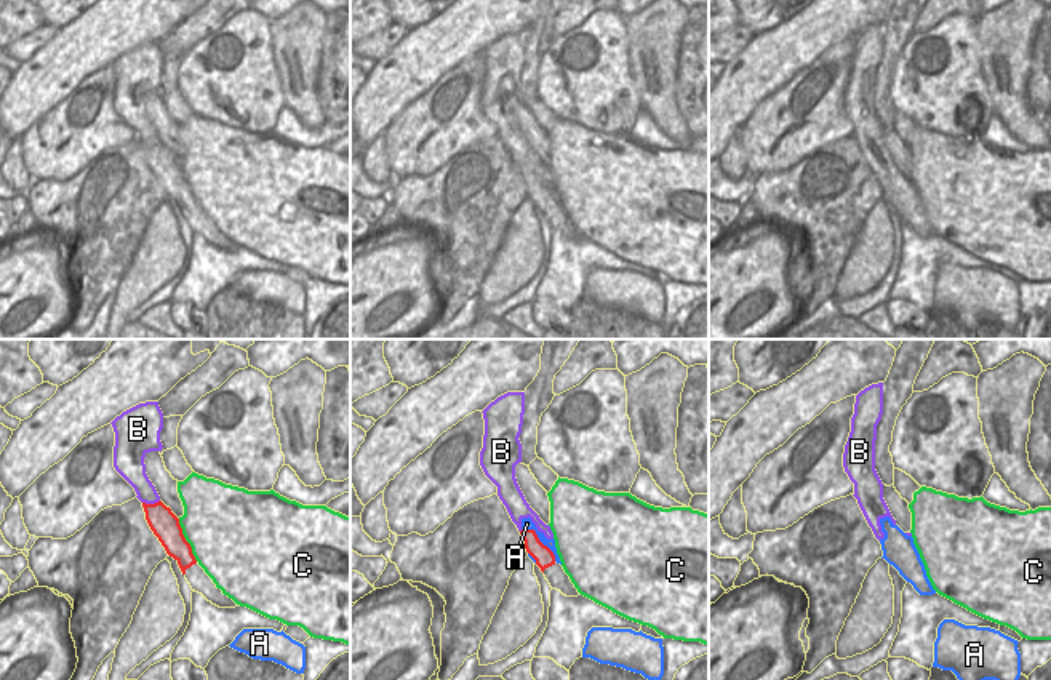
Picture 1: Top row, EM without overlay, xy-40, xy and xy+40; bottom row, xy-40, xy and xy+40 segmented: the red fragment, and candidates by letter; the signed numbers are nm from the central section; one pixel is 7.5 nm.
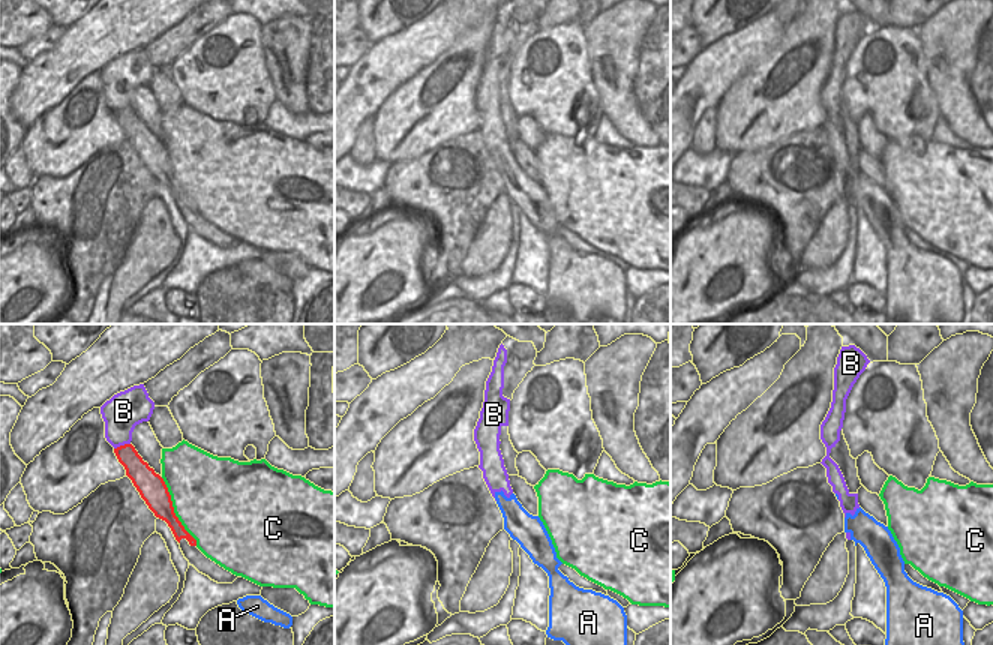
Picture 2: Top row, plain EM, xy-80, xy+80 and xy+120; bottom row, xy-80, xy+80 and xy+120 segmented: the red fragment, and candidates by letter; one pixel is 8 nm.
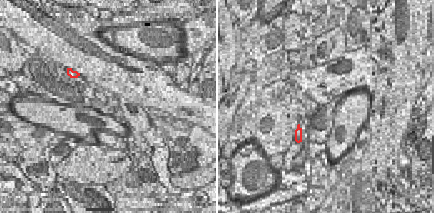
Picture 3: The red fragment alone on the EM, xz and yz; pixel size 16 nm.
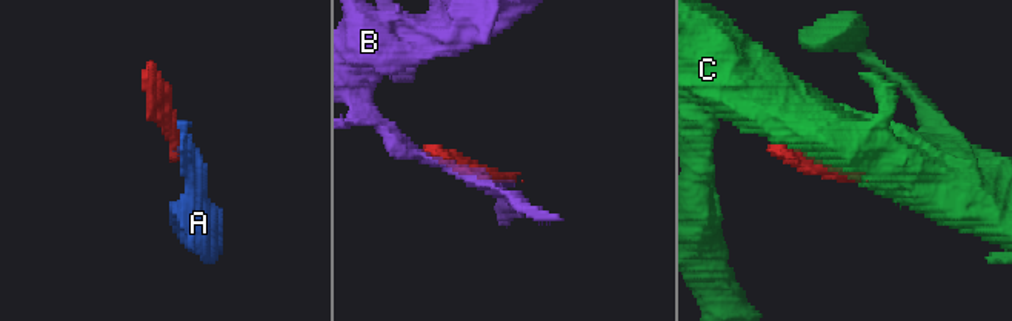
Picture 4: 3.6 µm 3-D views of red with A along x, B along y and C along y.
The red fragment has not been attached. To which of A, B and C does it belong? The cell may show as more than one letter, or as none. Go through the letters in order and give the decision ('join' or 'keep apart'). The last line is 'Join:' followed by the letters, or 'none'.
A: keep apart
B: keep apart
C: keep apart
Join: none

